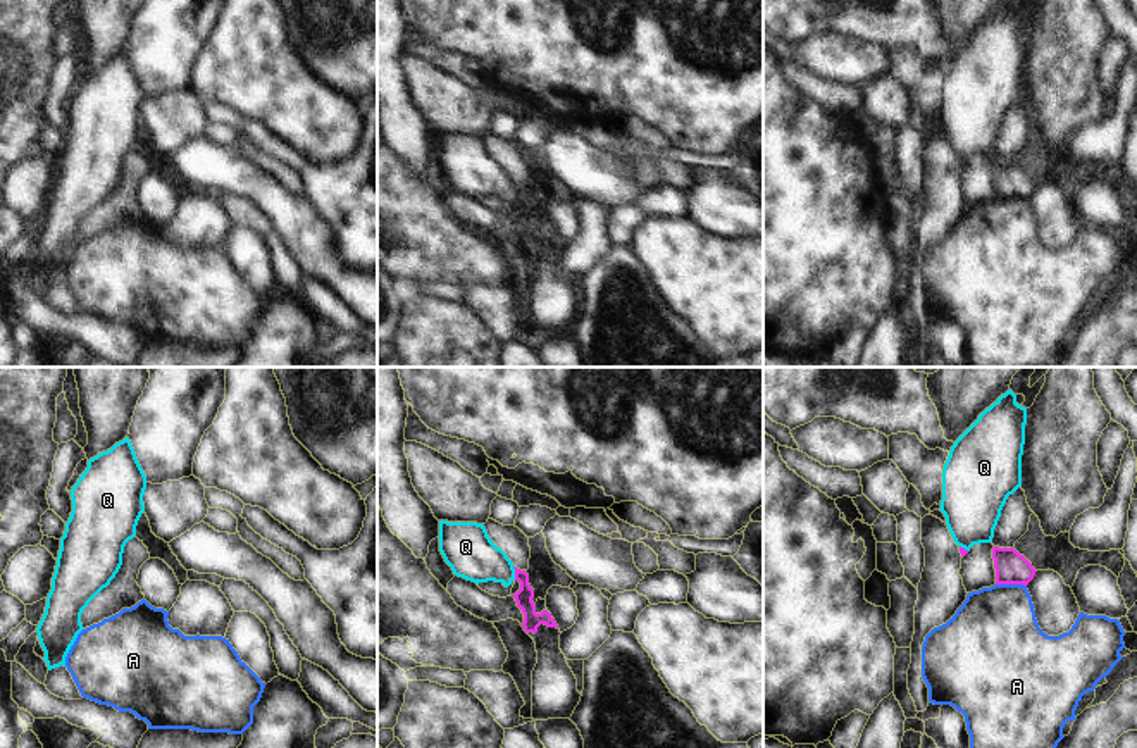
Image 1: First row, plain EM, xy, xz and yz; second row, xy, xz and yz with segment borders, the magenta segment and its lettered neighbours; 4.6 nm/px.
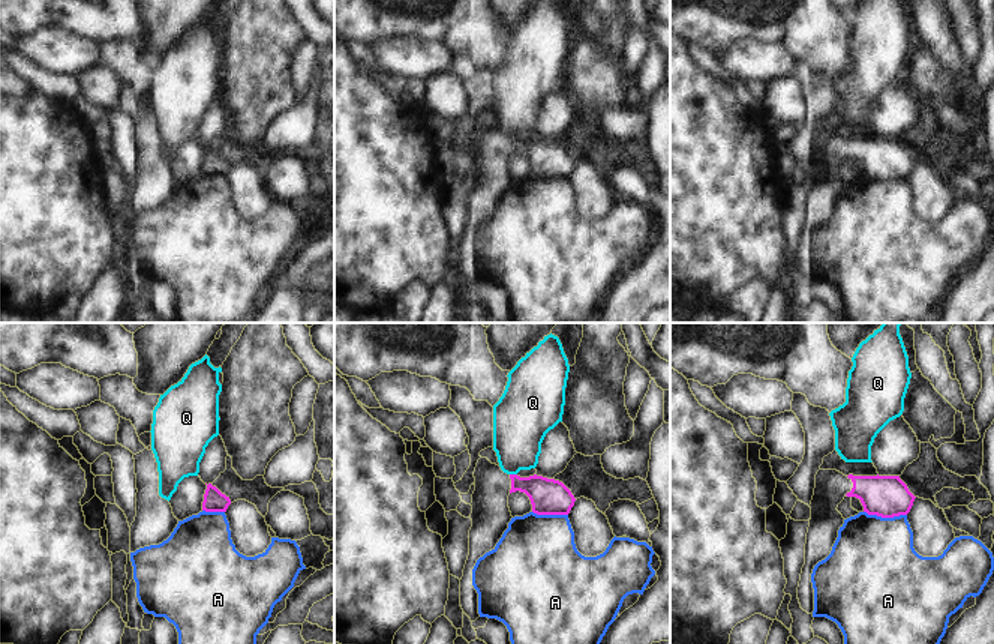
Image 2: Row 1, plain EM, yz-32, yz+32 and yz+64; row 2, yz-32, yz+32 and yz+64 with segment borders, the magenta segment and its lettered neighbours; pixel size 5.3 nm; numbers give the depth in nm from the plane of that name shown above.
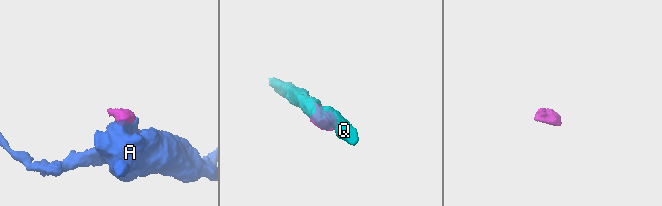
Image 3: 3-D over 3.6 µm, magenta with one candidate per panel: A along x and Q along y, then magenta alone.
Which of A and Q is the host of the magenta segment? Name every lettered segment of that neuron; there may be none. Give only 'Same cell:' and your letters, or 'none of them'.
Same cell: none of them

